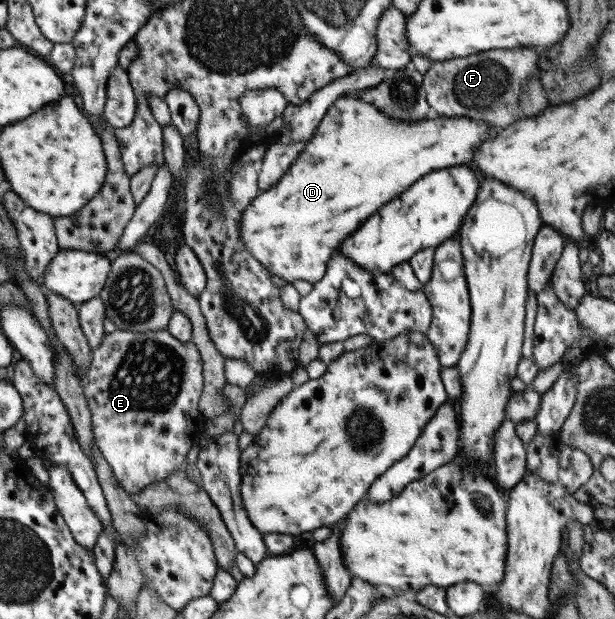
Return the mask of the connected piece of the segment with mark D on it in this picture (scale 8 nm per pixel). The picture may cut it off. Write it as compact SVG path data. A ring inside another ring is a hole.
M347 96L333 101L319 125L304 144L303 150L291 161L278 182L253 198L241 209L239 234L251 256L269 273L285 282L306 280L313 284L326 271L327 261L348 236L355 232L379 207L399 197L418 178L428 172L455 165L470 165L474 148L497 133L489 124L471 118L441 118L430 114L417 122L393 120L383 116L374 106Z

